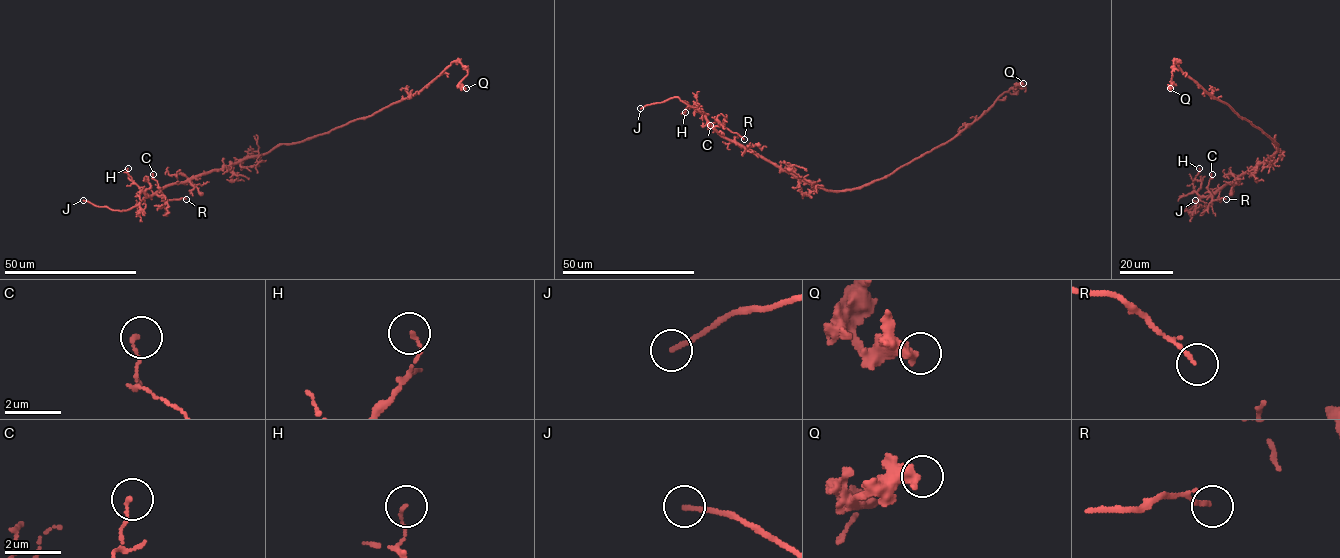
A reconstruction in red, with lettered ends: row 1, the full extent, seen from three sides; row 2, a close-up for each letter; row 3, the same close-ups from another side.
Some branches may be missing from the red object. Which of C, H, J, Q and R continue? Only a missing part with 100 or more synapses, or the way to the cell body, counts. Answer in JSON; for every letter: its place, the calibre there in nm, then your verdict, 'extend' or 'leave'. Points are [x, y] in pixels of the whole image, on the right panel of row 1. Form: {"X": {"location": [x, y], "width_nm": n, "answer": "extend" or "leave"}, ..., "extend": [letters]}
{"C": {"location": [1212, 174], "width_nm": 130, "answer": "leave"}, "H": {"location": [1199, 168], "width_nm": 110, "answer": "leave"}, "J": {"location": [1195, 200], "width_nm": 180, "answer": "extend"}, "Q": {"location": [1170, 88], "width_nm": 400, "answer": "leave"}, "R": {"location": [1226, 199], "width_nm": 100, "answer": "leave"}, "extend": ["J"]}

